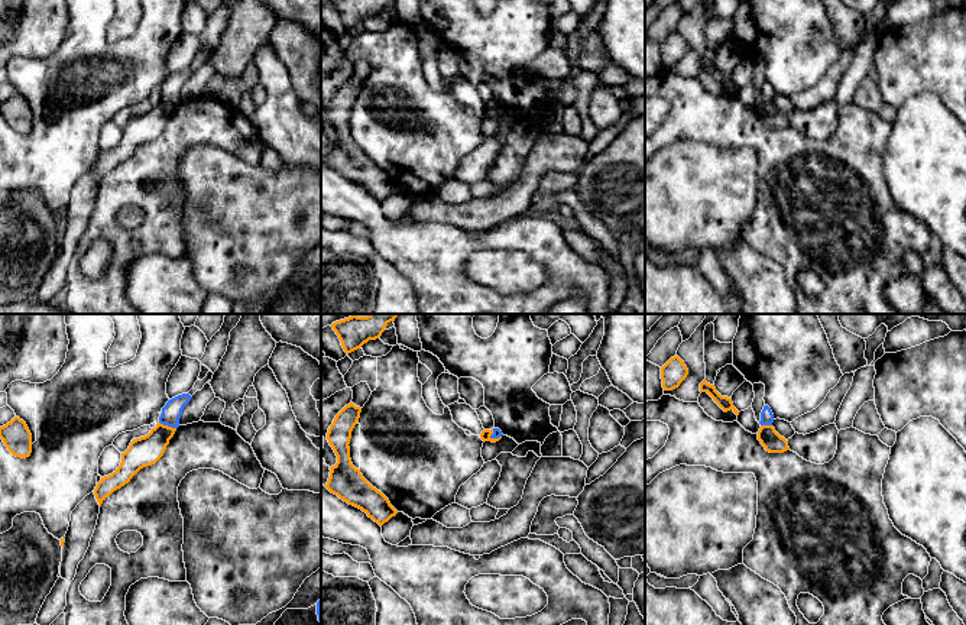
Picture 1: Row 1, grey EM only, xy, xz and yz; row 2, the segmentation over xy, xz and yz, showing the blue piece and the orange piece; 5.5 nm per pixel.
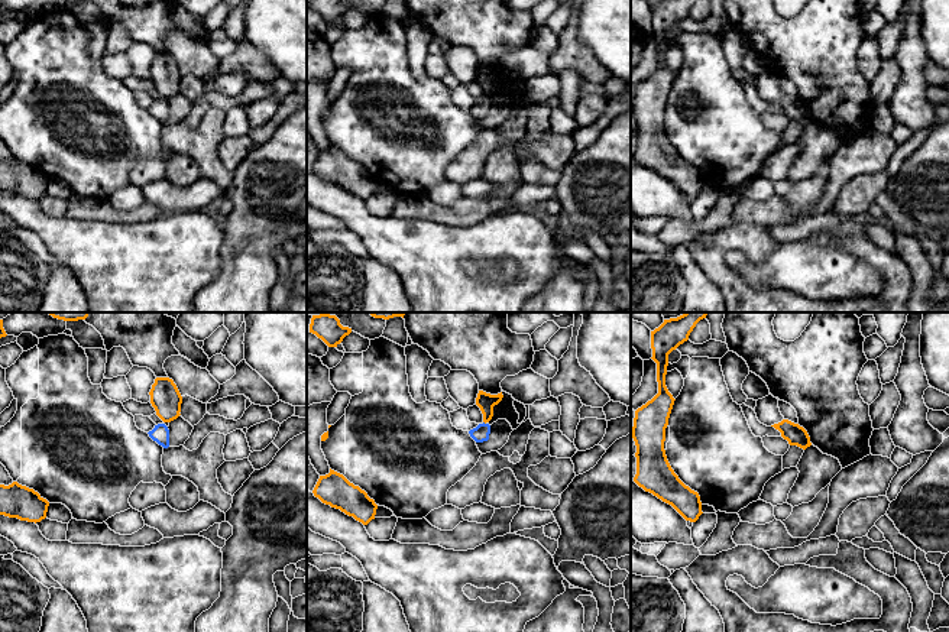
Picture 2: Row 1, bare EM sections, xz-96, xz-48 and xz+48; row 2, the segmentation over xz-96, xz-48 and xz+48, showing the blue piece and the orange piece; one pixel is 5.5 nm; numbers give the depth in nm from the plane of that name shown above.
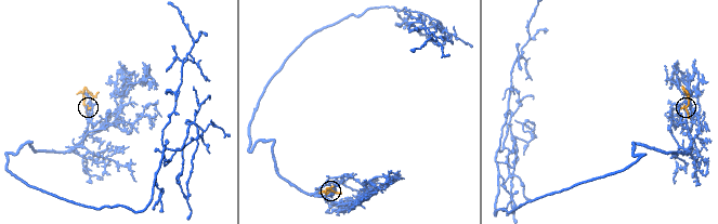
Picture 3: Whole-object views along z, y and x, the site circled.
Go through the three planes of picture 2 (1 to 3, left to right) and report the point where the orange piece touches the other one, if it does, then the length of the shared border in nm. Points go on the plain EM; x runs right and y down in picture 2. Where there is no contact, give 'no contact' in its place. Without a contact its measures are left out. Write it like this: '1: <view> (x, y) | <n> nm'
1: no contact
2: no contact
3: no contact

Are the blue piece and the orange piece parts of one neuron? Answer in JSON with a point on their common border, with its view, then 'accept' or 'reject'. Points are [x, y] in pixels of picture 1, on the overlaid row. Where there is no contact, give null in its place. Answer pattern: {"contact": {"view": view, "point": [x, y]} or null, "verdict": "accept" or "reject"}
{"contact": {"view": "xy", "point": [168, 426]}, "verdict": "reject"}

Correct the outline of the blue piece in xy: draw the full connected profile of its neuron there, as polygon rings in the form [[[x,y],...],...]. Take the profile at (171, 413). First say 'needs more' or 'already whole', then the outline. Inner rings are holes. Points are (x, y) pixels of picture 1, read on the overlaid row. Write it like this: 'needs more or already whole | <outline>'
already whole | [[[188,392],[169,399],[162,408],[159,422],[172,428],[178,428],[182,409],[191,401],[191,398],[192,396]]]

